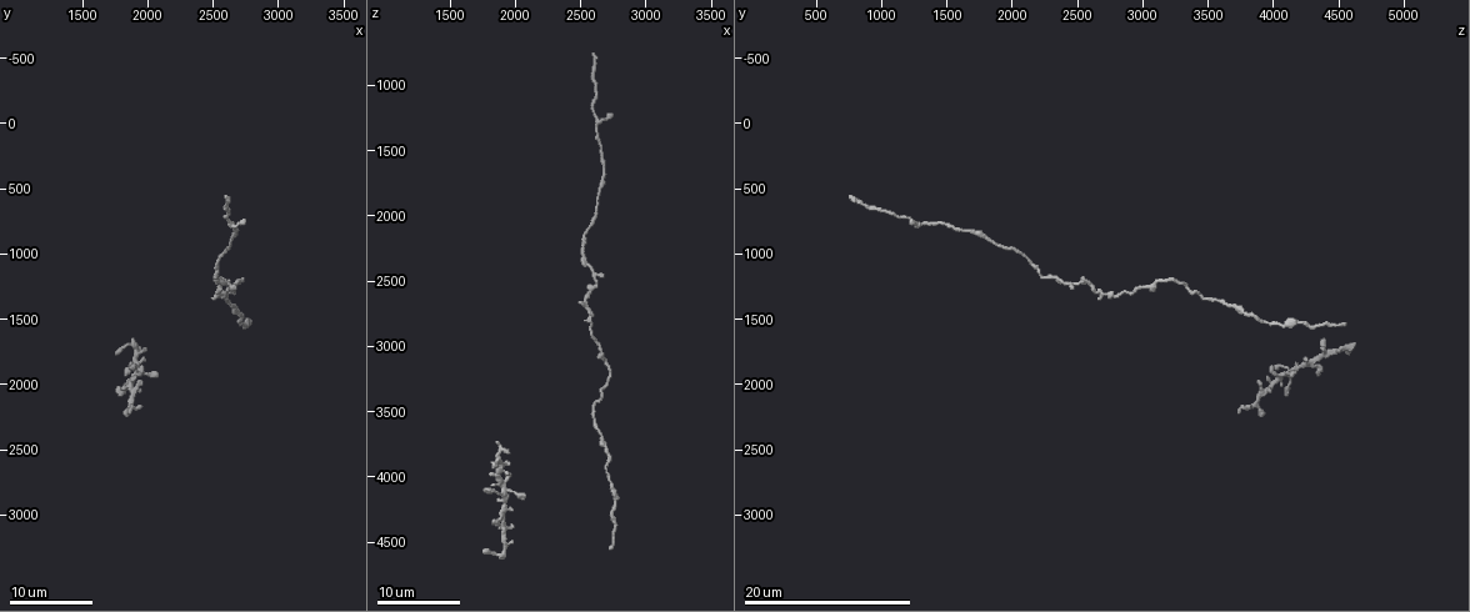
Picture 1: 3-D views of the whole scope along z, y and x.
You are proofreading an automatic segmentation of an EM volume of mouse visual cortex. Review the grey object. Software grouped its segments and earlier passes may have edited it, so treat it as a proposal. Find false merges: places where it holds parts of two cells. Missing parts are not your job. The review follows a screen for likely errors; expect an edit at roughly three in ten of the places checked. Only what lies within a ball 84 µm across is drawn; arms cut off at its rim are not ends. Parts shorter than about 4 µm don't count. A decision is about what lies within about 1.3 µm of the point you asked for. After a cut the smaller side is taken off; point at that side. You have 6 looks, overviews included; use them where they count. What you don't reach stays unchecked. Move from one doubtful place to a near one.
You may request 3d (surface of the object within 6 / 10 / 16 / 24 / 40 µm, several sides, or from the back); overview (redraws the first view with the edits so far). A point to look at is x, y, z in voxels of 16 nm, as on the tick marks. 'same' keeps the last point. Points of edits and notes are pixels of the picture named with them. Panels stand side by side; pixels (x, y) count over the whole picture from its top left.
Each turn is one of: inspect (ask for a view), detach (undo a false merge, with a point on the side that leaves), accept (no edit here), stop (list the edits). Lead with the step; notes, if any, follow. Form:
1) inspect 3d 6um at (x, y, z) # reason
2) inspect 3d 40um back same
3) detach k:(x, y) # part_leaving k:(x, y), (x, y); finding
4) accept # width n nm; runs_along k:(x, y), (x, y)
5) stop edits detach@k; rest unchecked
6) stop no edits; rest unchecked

inspect 3d 16um at (2660, 1220, 3080) # three-way junction

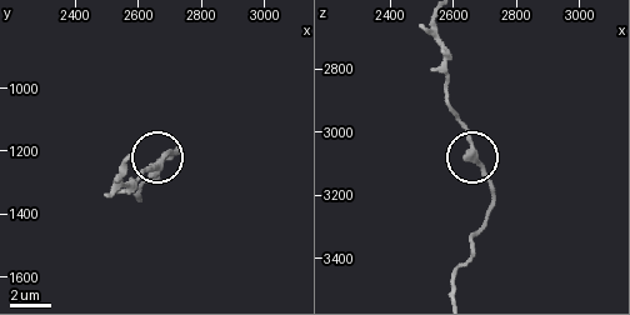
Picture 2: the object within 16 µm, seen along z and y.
inspect 3d 10um at (2670, 1220, 3090)

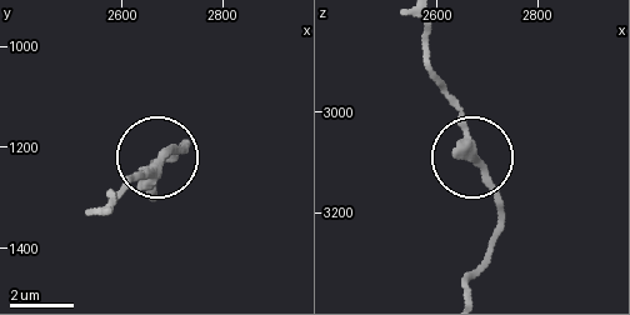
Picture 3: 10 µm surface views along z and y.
accept # runs_along 3:(476, 155), (444, 85); one cell here

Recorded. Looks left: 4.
inspect 3d 24um at (2760, 1540, 4100)

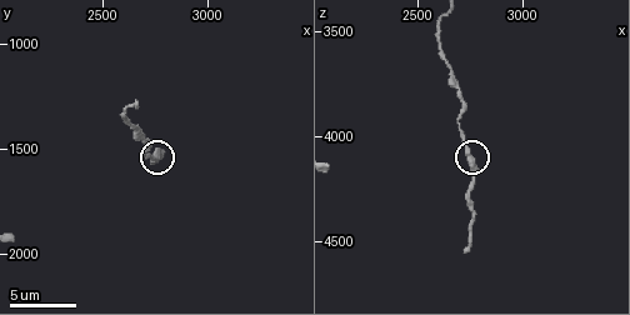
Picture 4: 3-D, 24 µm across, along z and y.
inspect 3d 10um at (2730, 1540, 4090)

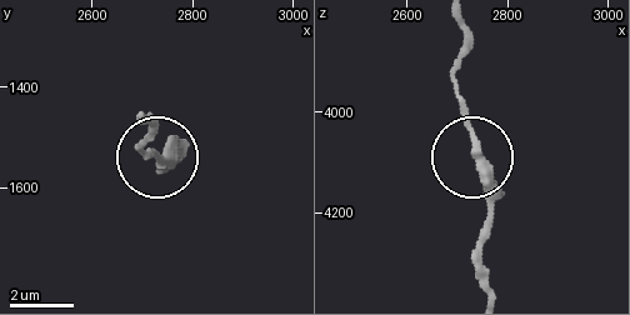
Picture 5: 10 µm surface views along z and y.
accept # side_arm 9 um; runs_along 5:(461, 21), (454, 79), (486, 199), (486, 236); all the same cell

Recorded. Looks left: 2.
inspect 3d 16um at (2620, 1240, 2500)

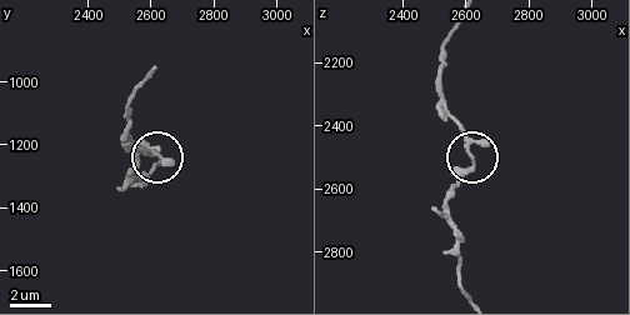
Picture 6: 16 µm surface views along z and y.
inspect 3d 10um at (2620, 1230, 2490)

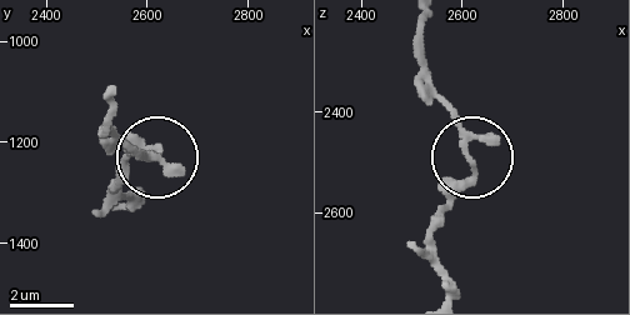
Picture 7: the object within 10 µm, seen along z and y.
accept # runs_along 7:(445, 288), (436, 224), (466, 175), (469, 143), (431, 89); one cell here

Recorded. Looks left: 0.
stop no edits; rest unchecked

